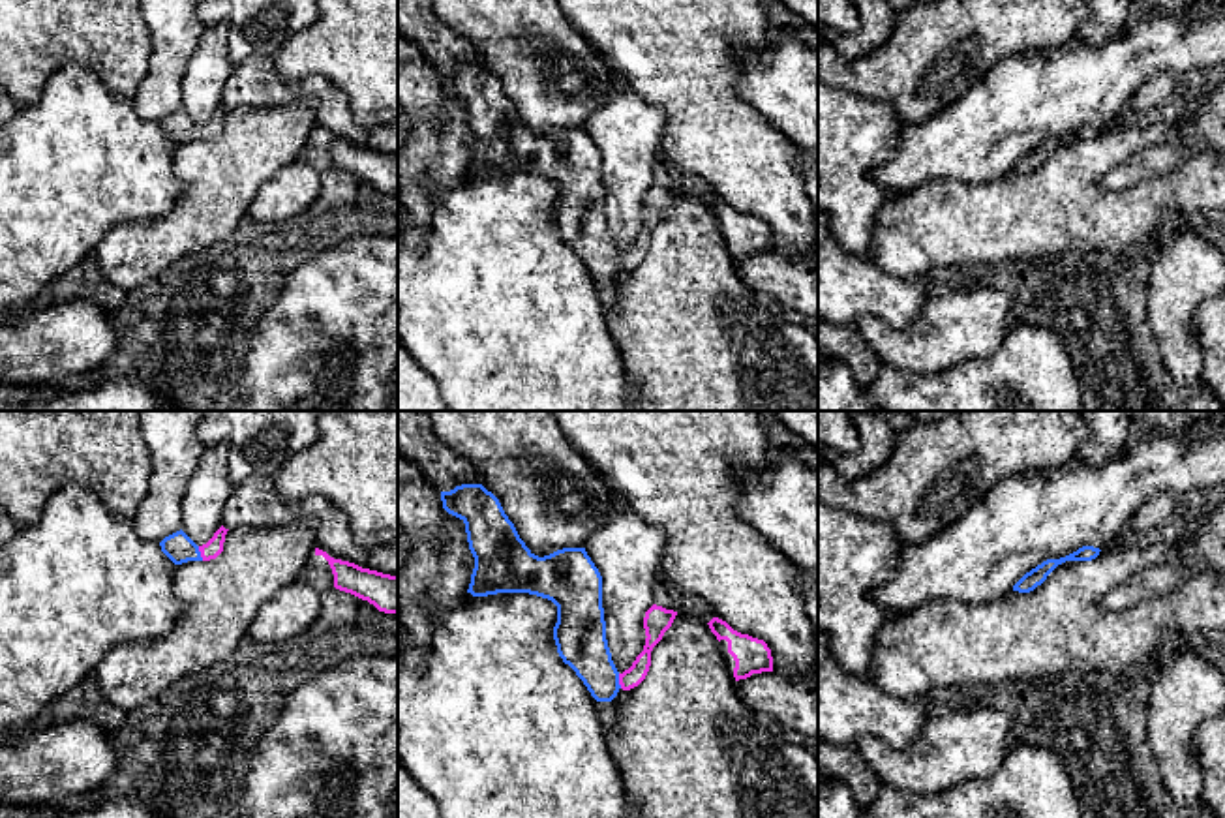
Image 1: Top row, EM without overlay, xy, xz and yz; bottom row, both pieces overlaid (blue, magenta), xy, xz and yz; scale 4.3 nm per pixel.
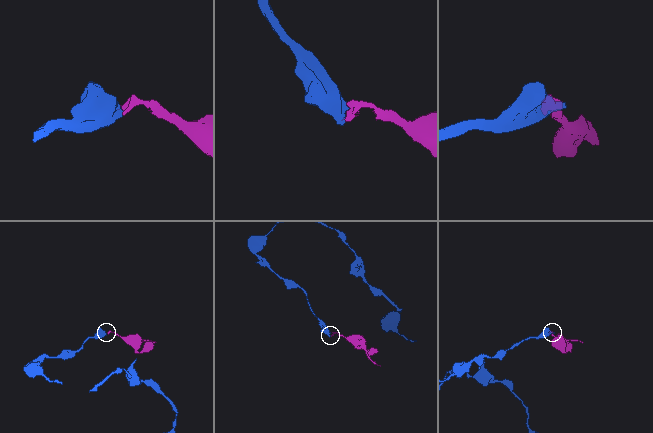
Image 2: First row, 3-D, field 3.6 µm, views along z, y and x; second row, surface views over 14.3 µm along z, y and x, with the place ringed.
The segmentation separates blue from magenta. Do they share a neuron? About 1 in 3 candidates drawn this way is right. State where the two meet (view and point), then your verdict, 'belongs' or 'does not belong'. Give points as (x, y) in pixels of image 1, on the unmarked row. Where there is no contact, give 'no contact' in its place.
xy (199, 134) | belongs

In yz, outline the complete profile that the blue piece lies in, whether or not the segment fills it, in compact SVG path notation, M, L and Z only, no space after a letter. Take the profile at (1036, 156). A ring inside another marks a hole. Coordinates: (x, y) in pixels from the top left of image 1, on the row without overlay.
M1082 126L1077 131L1060 137L1060 139L1047 139L1041 144L1037 144L1036 148L1032 148L1030 152L1026 152L1015 165L1013 171L1019 173L1030 173L1034 171L1037 165L1041 165L1047 156L1062 143L1066 141L1092 141L1099 135L1099 128L1094 126Z

